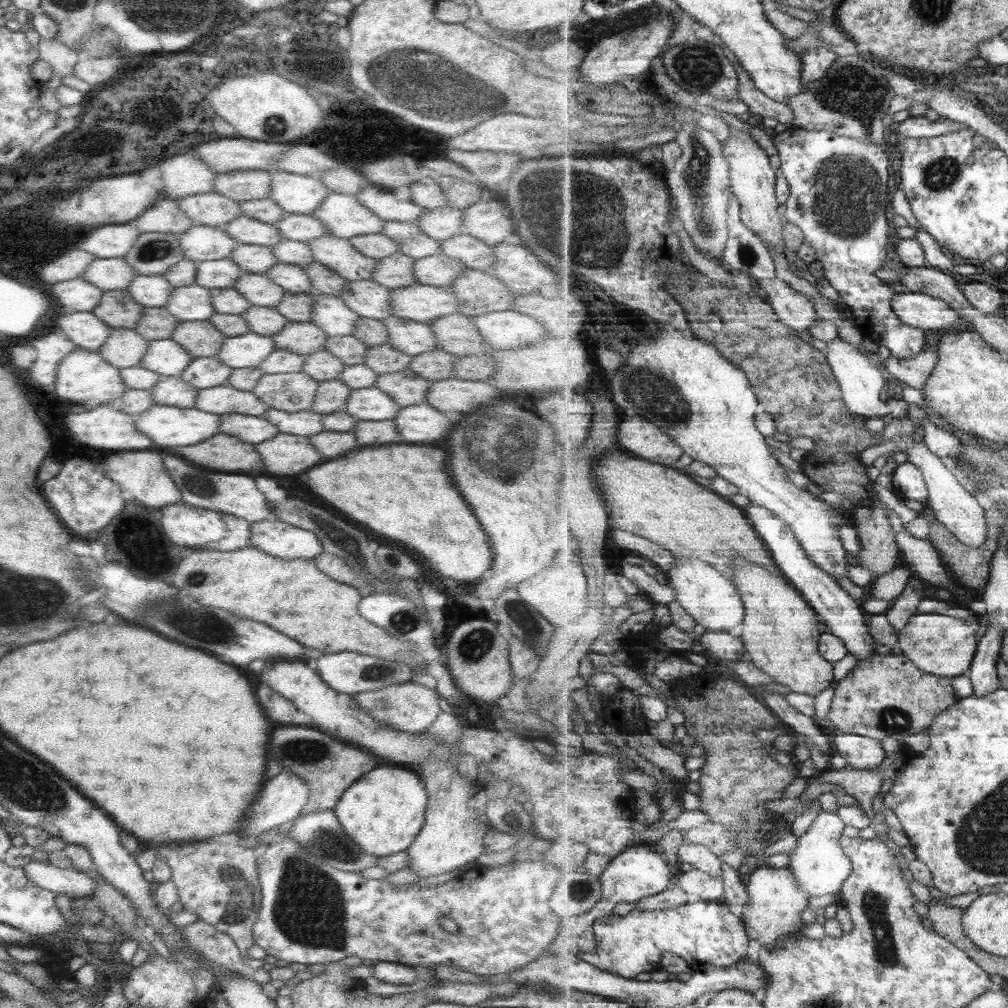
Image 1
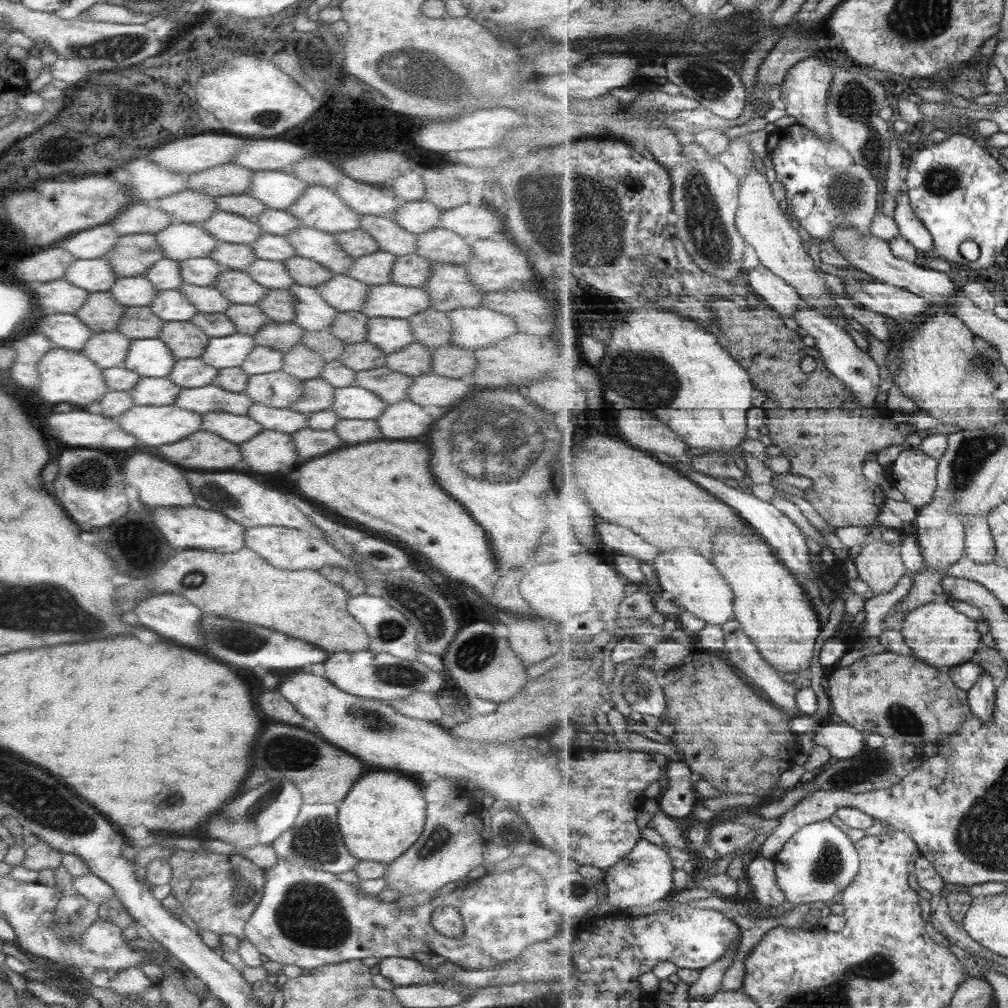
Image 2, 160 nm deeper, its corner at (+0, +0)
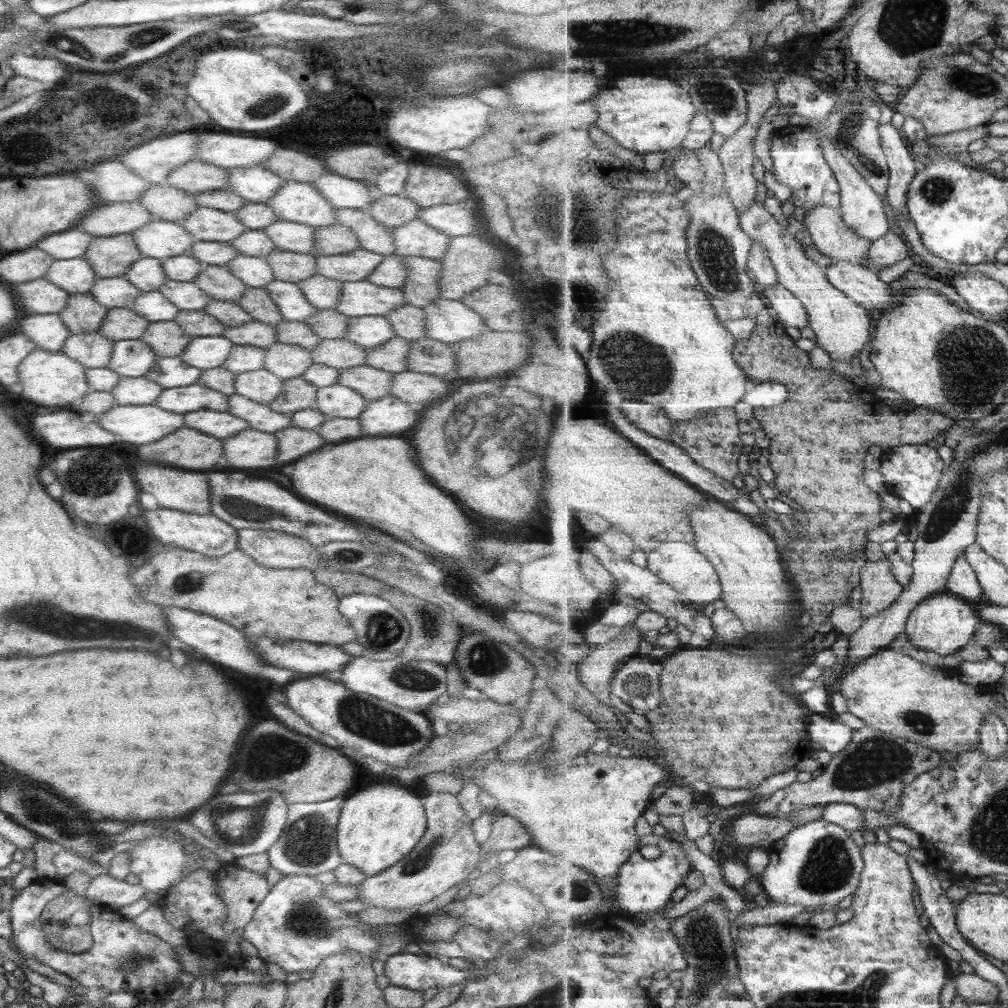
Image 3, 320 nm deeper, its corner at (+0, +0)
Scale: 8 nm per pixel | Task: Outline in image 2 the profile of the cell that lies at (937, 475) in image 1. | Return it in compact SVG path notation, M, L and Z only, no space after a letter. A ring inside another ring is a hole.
M987 516L966 518L966 552L977 564L991 564L998 558L998 550Z

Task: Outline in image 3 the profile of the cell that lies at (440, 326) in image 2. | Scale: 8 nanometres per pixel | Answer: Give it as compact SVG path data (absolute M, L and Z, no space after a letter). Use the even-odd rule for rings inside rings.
M402 304L401 307L395 307L393 310L386 312L382 316L391 327L391 332L395 337L403 340L412 341L424 336L424 316L420 308Z

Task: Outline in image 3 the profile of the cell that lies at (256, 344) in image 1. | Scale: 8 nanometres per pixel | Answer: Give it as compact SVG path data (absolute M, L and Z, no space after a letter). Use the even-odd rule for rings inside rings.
M221 335L190 337L178 357L186 366L205 371L220 367L231 345L233 344Z

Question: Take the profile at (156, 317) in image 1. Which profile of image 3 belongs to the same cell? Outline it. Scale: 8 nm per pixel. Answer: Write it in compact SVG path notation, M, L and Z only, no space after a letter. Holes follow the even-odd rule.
M128 307L112 308L108 309L95 331L113 342L135 340L145 330L147 323L149 322L137 316Z

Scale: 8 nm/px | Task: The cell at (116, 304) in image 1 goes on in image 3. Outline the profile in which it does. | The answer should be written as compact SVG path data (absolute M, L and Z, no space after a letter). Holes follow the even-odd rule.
M89 294L69 295L67 304L56 314L70 335L96 330L108 311Z

